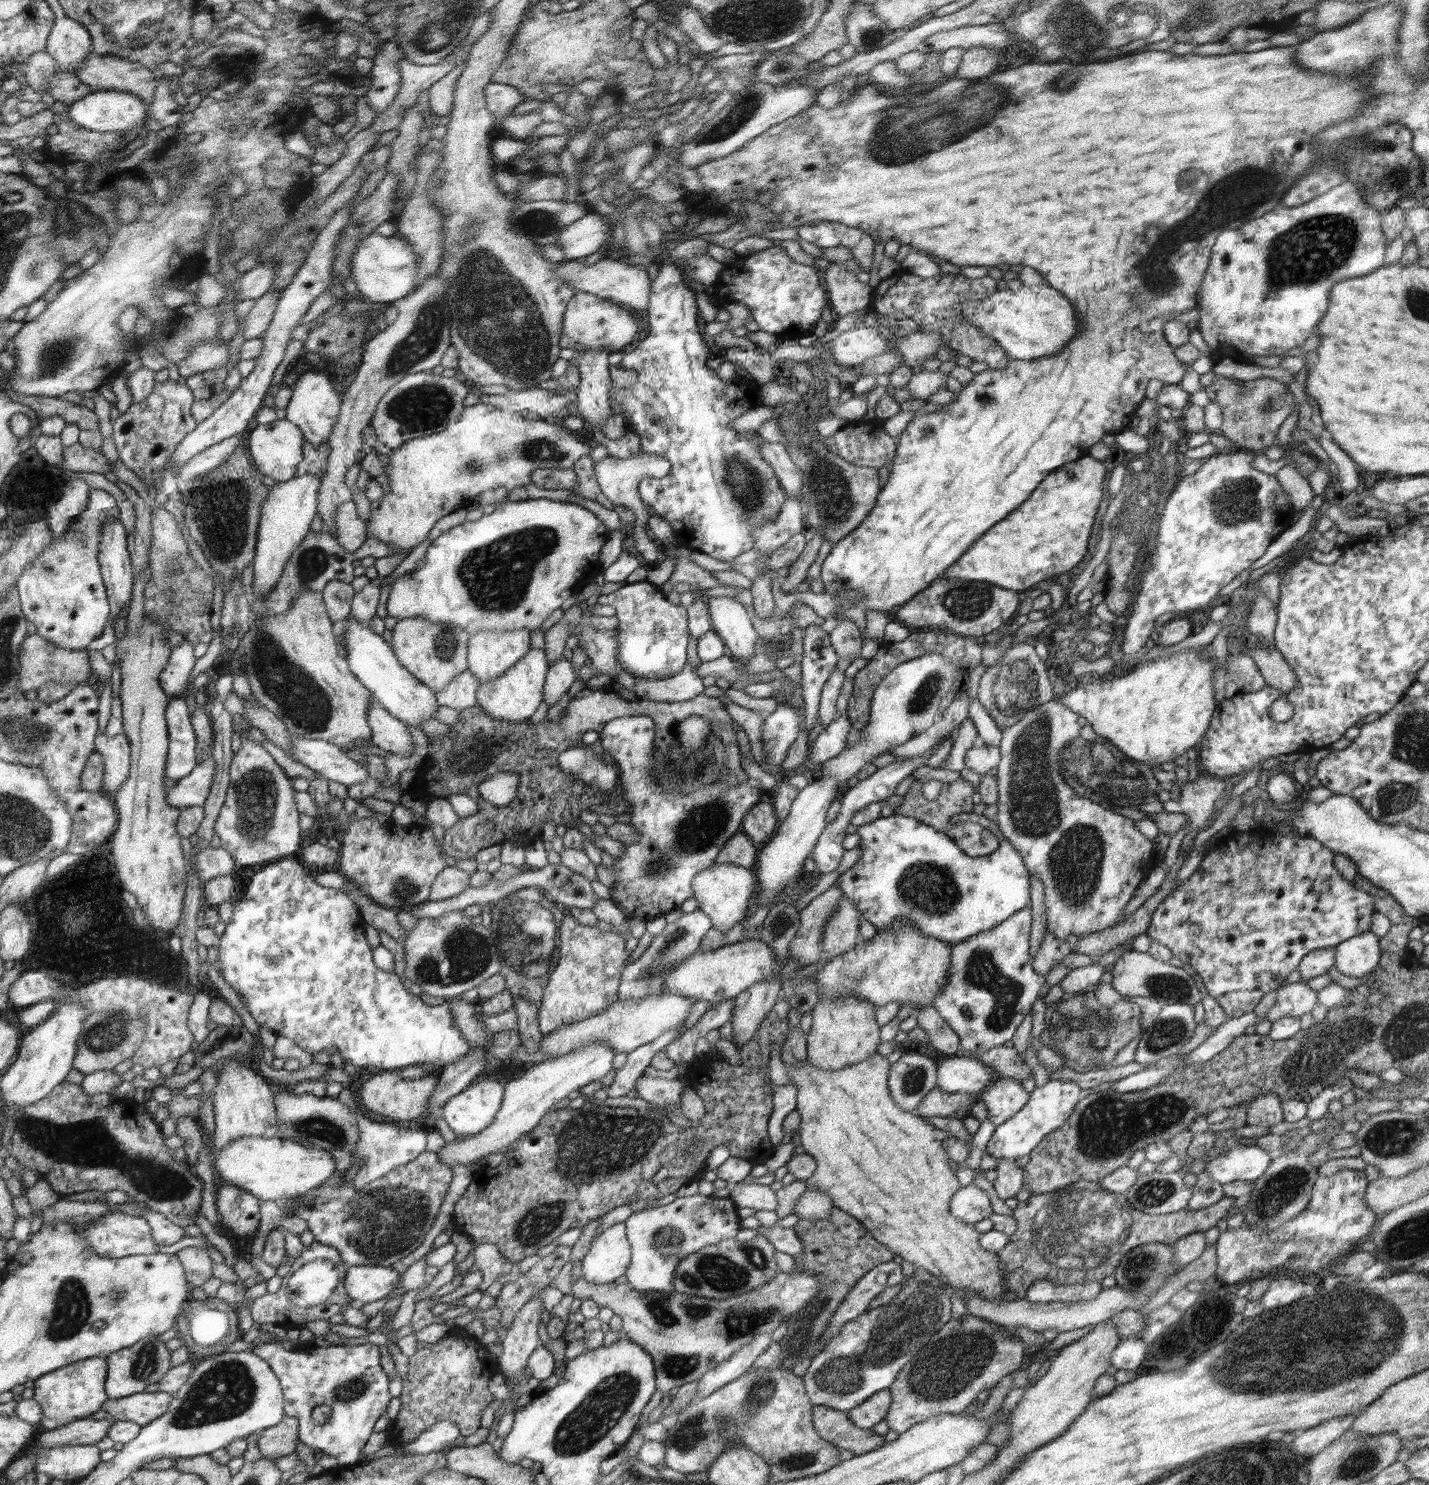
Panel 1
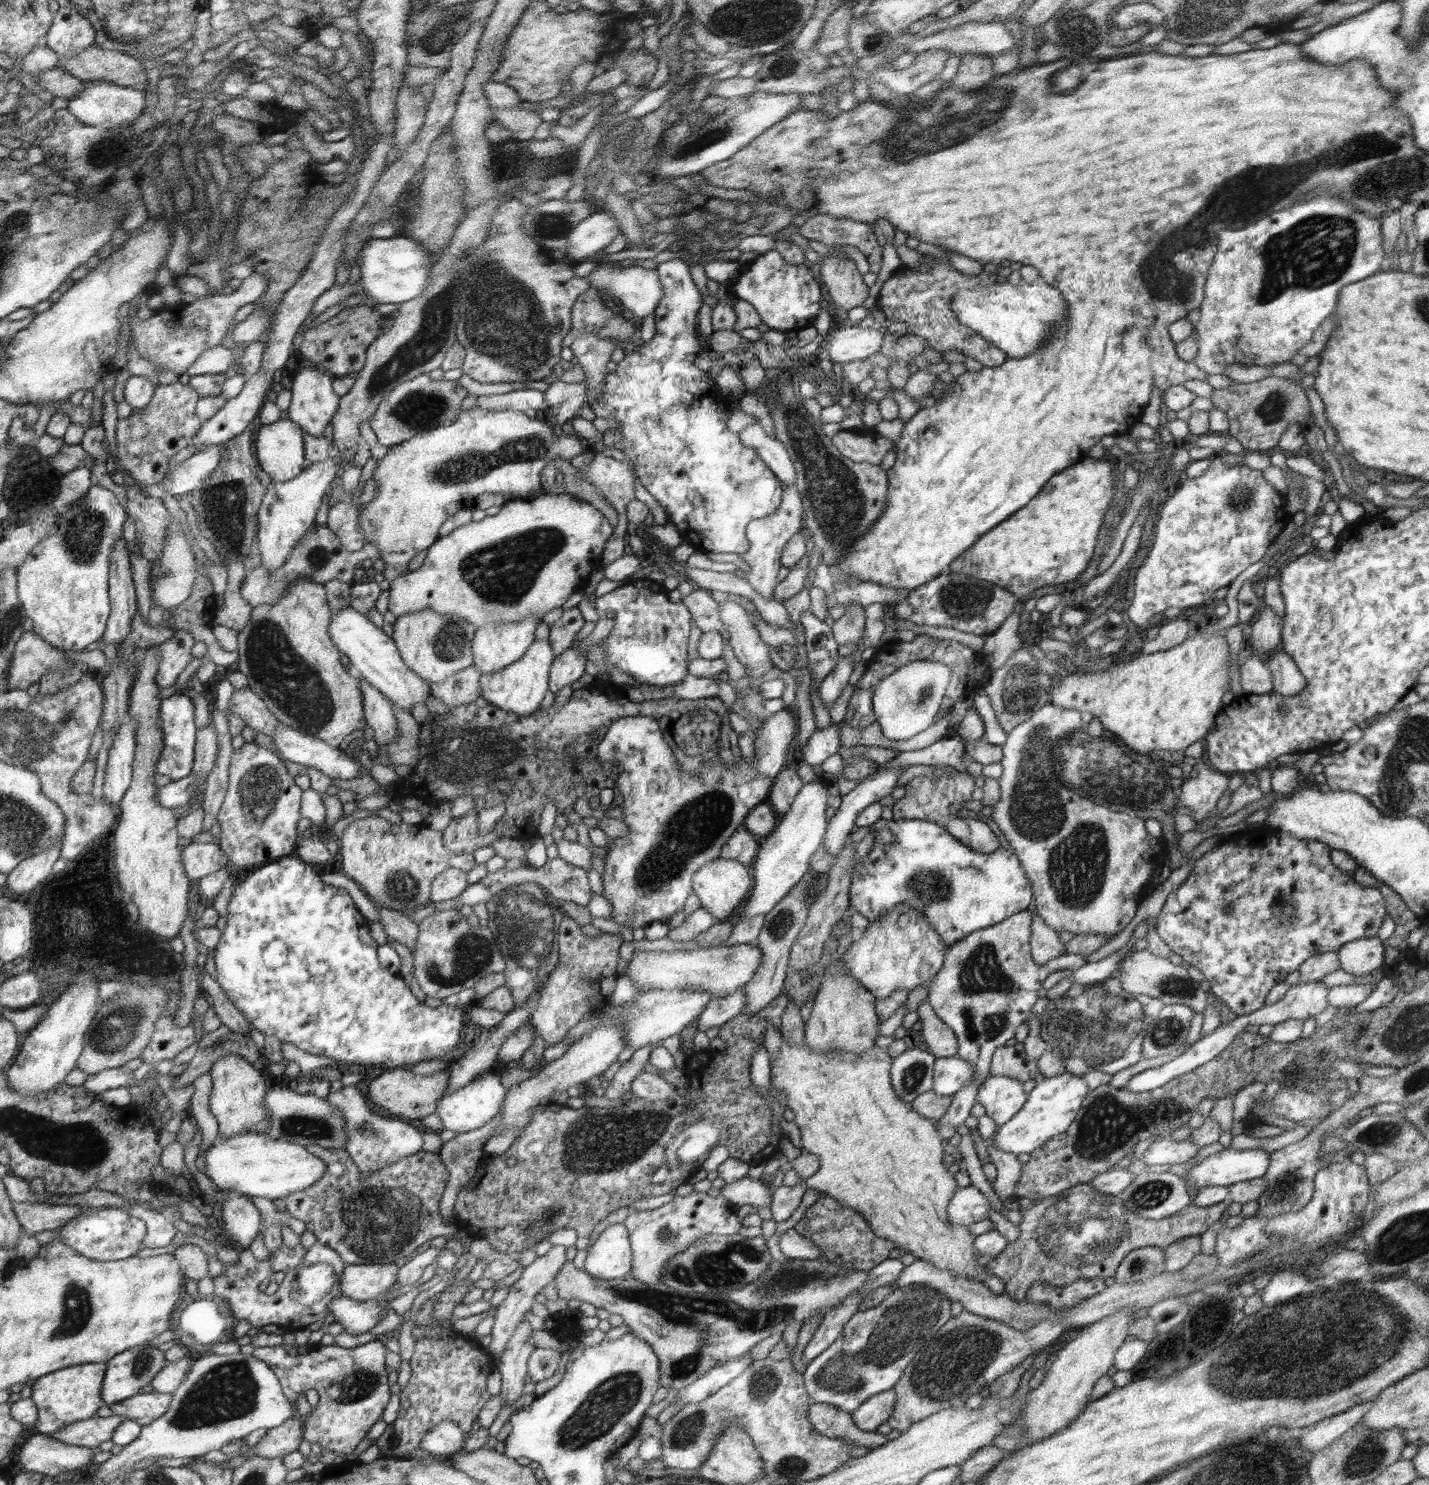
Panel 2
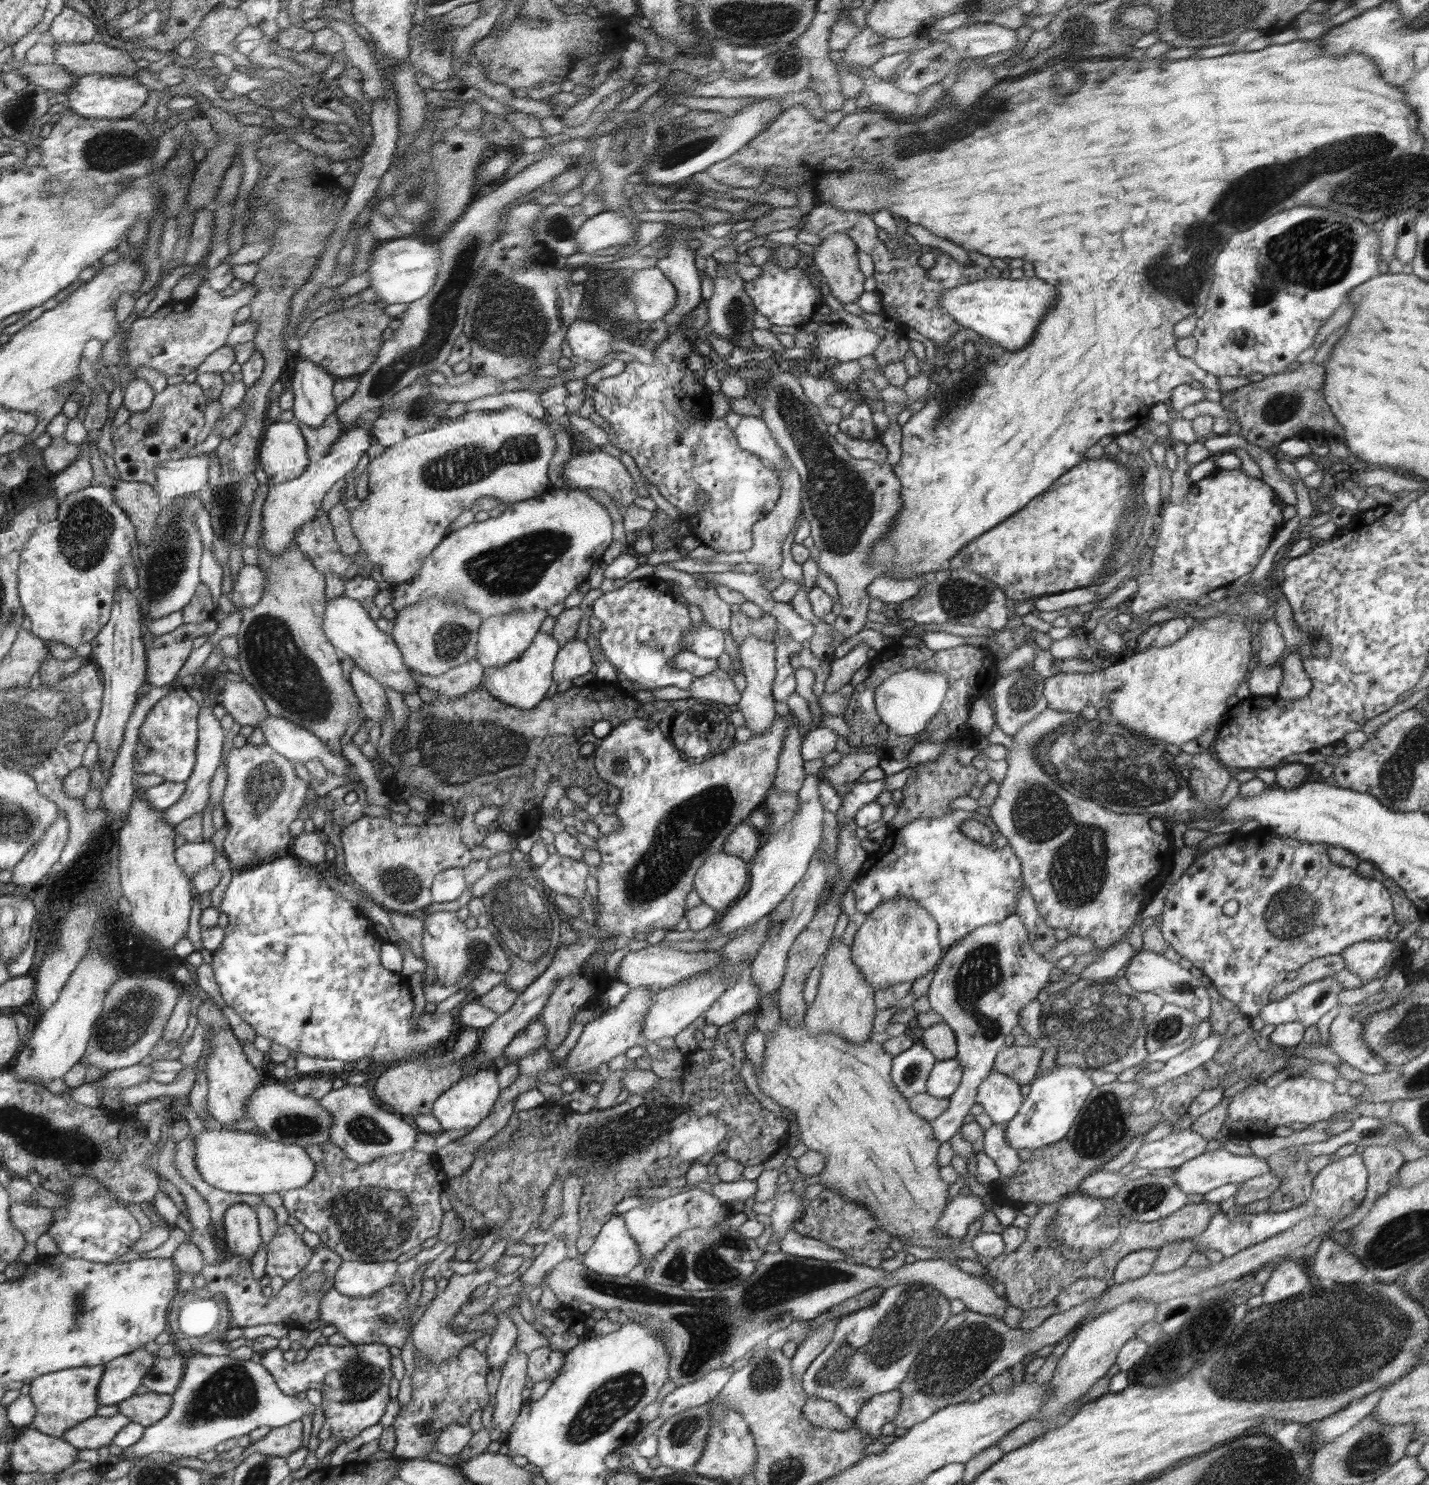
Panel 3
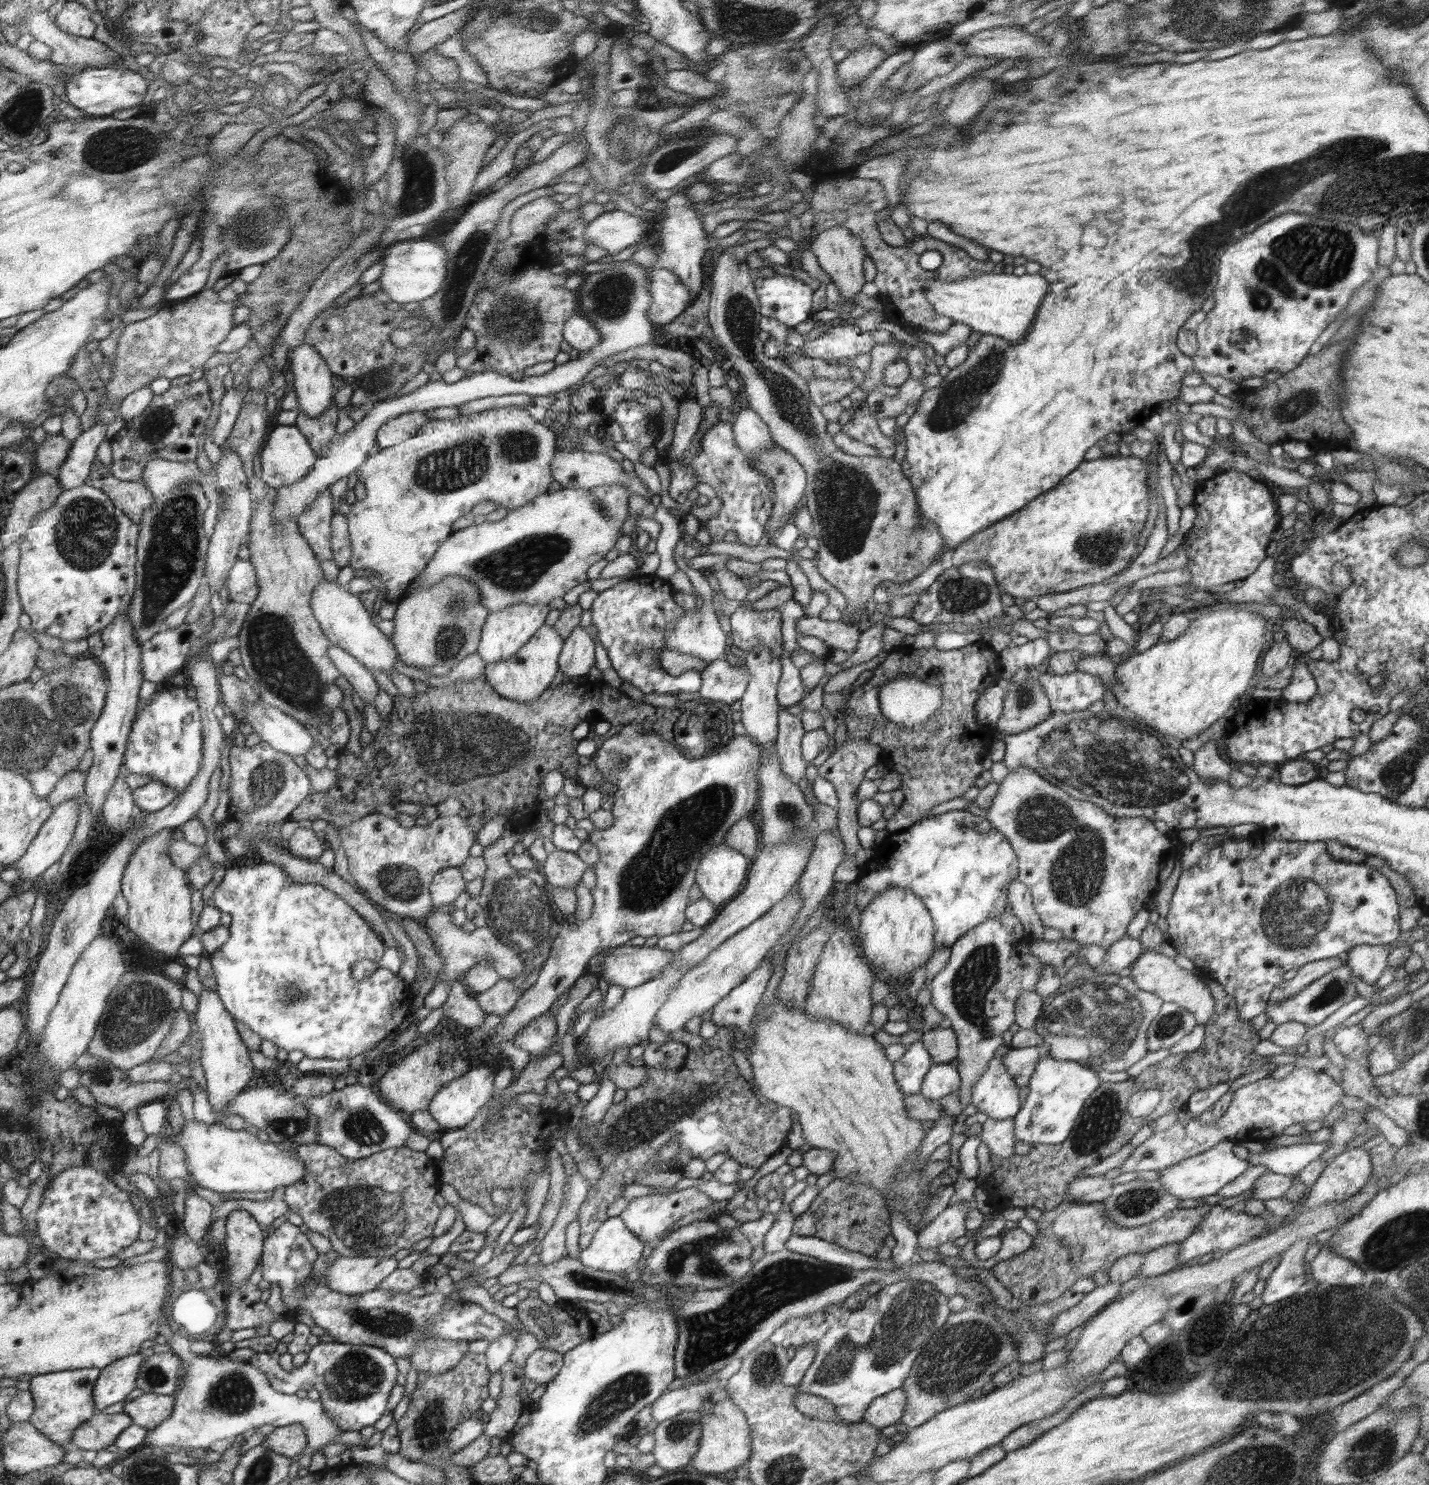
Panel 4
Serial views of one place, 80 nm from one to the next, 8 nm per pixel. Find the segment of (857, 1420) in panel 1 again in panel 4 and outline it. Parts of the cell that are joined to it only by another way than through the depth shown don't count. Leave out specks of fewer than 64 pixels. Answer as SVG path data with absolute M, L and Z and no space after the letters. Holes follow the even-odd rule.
M902 1387L890 1391L888 1395L874 1399L864 1416L864 1422L873 1424L874 1428L886 1428L898 1422L904 1414L907 1403L906 1393Z

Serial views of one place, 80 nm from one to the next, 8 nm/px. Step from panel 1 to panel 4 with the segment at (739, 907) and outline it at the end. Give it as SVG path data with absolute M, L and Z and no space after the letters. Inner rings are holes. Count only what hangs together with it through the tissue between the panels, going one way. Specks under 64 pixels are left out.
M719 844L709 851L697 868L697 881L703 898L718 909L732 901L739 893L750 858L728 844Z

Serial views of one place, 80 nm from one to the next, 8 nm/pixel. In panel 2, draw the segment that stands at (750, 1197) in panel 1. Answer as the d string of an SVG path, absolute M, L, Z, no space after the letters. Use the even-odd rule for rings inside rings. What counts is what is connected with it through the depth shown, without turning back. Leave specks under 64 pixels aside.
M748 1176L733 1183L726 1183L721 1194L738 1208L744 1204L754 1207L770 1206L773 1192L759 1179L750 1179Z

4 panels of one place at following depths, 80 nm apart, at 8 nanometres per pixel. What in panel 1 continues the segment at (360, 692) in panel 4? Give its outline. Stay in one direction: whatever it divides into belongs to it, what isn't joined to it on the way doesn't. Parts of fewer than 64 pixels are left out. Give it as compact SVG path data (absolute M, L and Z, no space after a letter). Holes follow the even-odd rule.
M370 698L371 706L368 712L369 725L372 729L370 744L383 751L404 757L414 753L413 737L407 726L394 718L381 704Z

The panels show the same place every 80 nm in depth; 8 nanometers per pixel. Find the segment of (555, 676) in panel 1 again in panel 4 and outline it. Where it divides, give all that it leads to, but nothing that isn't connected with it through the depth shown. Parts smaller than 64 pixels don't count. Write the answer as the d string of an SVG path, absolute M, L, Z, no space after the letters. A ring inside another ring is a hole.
M578 626L570 637L565 638L561 651L560 666L564 677L584 677L595 664L595 641L590 630Z

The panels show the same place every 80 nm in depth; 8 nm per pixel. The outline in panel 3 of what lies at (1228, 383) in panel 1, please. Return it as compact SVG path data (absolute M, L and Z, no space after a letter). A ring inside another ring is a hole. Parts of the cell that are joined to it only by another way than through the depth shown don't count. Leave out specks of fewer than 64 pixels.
M1312 360L1300 365L1294 371L1286 370L1278 374L1265 375L1263 380L1258 382L1252 381L1248 385L1226 391L1222 393L1219 404L1222 406L1222 409L1232 412L1238 419L1238 424L1240 424L1241 428L1239 435L1242 438L1246 438L1250 444L1264 449L1278 446L1283 440L1290 437L1308 438L1318 433L1323 434L1327 442L1329 437L1342 439L1344 434L1343 427L1339 426L1335 416L1332 415L1330 406L1326 404L1321 393L1324 377L1325 362L1314 363Z

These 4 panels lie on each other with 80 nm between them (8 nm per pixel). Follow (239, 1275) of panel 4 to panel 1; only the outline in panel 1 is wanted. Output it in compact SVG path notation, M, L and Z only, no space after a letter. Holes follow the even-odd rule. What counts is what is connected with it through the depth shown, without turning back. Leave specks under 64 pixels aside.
M219 1184L215 1194L216 1208L222 1224L236 1236L248 1238L259 1228L261 1203L246 1189L233 1184Z

